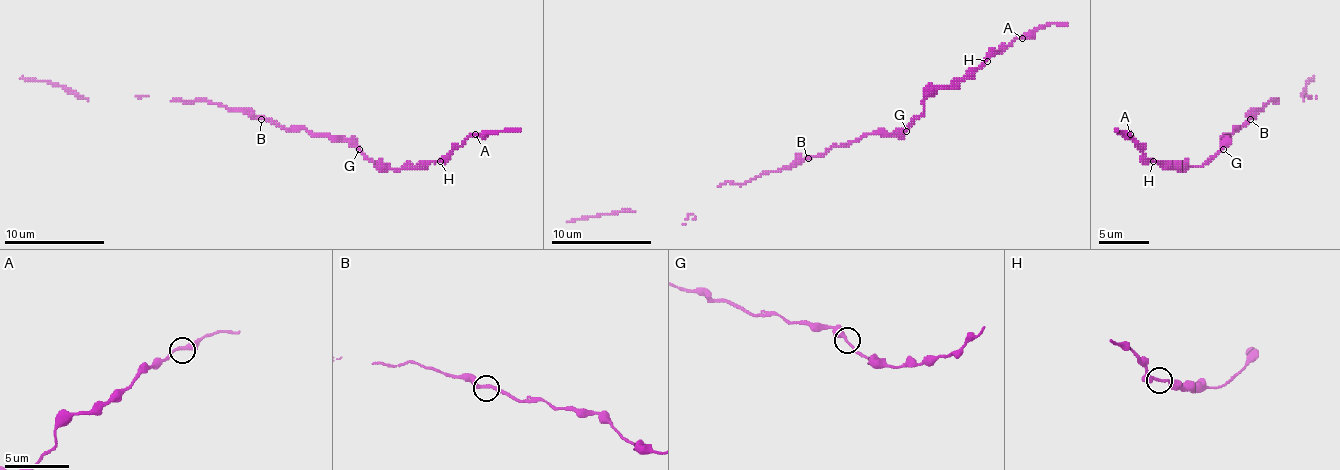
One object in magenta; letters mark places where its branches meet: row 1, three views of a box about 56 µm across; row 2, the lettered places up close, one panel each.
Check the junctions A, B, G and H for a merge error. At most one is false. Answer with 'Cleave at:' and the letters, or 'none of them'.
Cleave at: none of them

